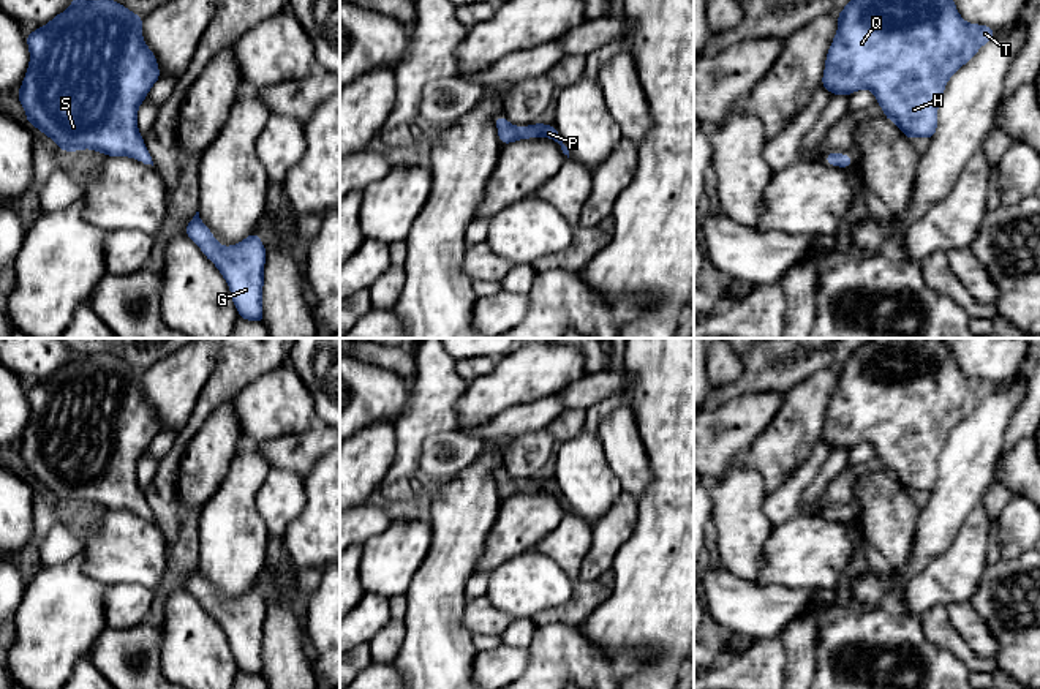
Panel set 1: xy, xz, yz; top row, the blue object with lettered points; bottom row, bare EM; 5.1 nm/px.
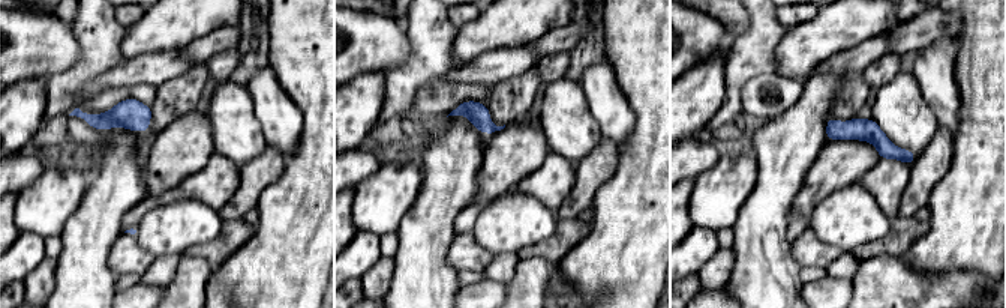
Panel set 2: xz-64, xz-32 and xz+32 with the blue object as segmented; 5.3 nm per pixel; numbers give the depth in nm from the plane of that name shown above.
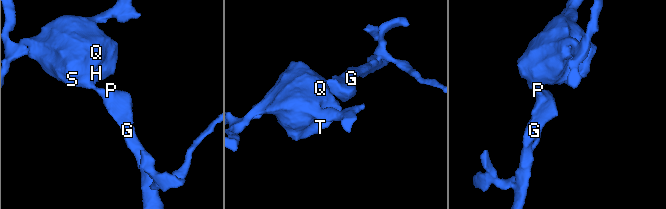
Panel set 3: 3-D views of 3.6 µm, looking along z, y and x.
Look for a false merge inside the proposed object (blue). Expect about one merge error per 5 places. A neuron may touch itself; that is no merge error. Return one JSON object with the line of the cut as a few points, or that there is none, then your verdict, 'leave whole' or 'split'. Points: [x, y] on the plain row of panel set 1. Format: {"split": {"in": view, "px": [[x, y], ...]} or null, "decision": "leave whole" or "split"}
{"split": null, "decision": "leave whole"}

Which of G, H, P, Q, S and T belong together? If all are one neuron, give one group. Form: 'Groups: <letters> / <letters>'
Groups: G H P Q S T

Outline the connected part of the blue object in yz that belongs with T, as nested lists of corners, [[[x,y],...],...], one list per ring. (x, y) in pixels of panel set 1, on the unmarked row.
[[[872,338],[838,367],[838,386],[827,406],[820,439],[833,450],[849,450],[868,442],[876,449],[884,471],[890,473],[907,495],[912,491],[933,493],[937,484],[937,461],[948,433],[994,389],[996,384],[988,379],[966,376],[942,338]]]

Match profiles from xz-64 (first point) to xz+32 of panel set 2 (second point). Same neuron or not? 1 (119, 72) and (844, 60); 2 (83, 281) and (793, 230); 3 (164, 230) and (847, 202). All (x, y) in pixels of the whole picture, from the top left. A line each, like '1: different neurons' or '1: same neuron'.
1: same neuron
2: different neurons
3: same neuron

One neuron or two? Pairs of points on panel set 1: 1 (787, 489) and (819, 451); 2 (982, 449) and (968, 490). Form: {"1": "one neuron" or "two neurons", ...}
{"1": "one neuron", "2": "one neuron"}

